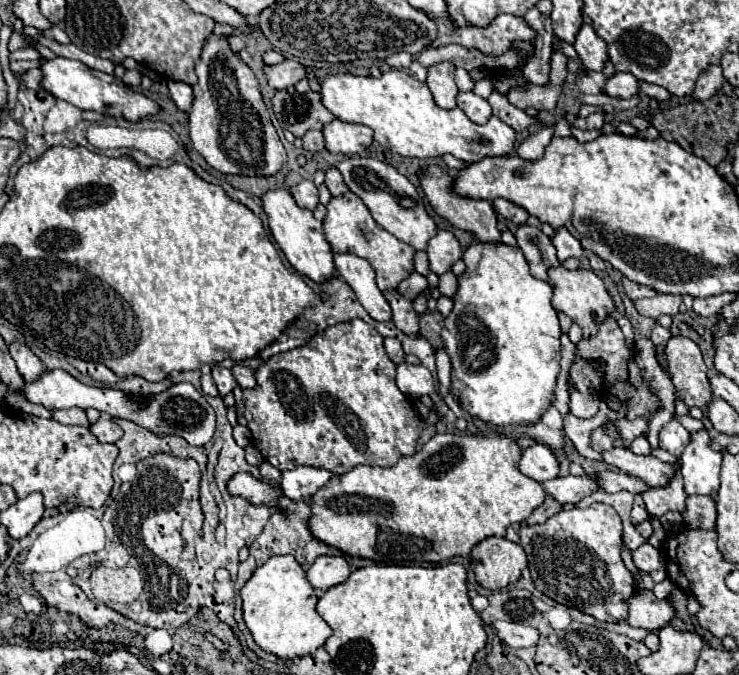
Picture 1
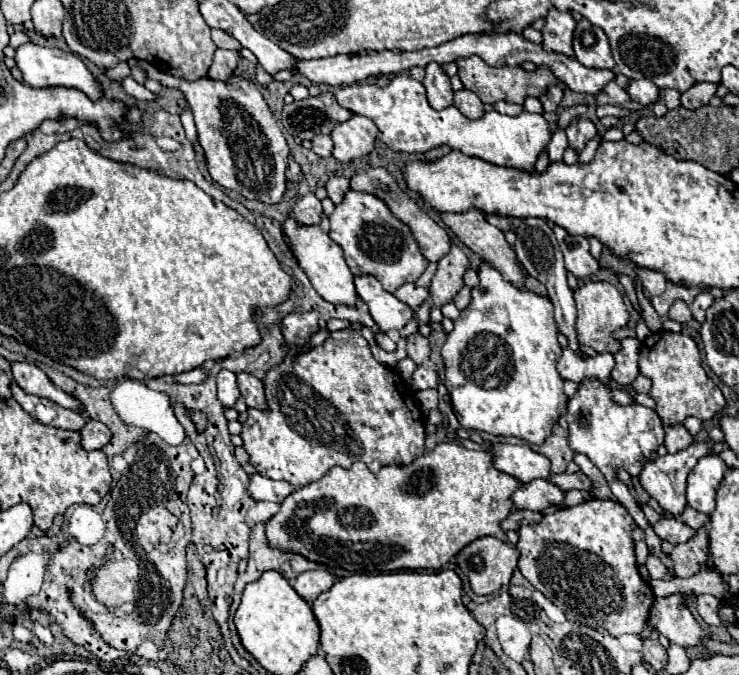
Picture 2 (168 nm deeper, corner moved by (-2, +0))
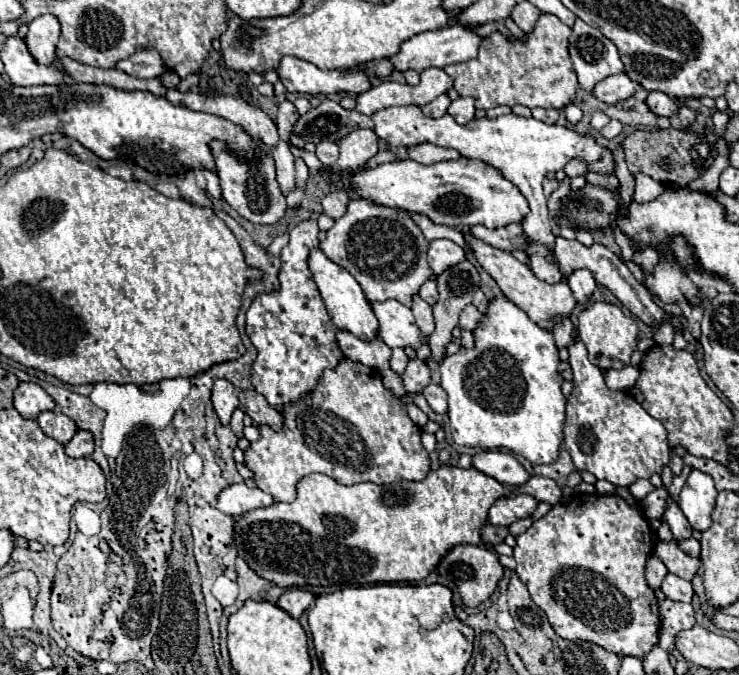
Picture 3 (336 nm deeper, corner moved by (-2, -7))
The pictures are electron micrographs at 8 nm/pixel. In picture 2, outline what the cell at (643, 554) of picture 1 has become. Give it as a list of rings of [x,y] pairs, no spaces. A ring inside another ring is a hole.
[[[650,555],[650,557],[648,557],[646,567],[648,567],[648,571],[650,571],[650,577],[652,577],[652,579],[664,579],[664,581],[672,579],[672,573],[666,569],[666,565],[664,565],[660,559],[656,559],[654,555]]]

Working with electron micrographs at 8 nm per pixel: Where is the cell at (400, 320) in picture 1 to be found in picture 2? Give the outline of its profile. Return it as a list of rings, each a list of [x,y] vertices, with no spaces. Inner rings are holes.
[[[414,333],[408,337],[408,349],[406,351],[408,351],[408,357],[416,365],[422,365],[430,357],[430,343],[420,333]]]

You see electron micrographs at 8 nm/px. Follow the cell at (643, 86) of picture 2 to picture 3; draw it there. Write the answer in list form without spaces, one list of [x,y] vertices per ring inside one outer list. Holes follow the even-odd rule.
[[[648,92],[646,104],[648,104],[648,108],[650,108],[656,116],[668,116],[668,118],[670,118],[670,116],[674,116],[676,110],[678,110],[674,98],[666,96],[664,92]]]

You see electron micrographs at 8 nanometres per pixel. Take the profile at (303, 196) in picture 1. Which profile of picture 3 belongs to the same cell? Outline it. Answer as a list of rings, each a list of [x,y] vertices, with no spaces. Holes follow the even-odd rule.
[[[312,218],[298,222],[290,230],[288,248],[280,254],[280,290],[256,296],[246,312],[246,332],[258,348],[252,366],[252,384],[274,408],[298,400],[302,394],[316,388],[324,368],[334,368],[344,356],[336,344],[334,332],[326,328],[330,316],[306,264],[308,252],[318,246],[318,232],[318,222]]]

